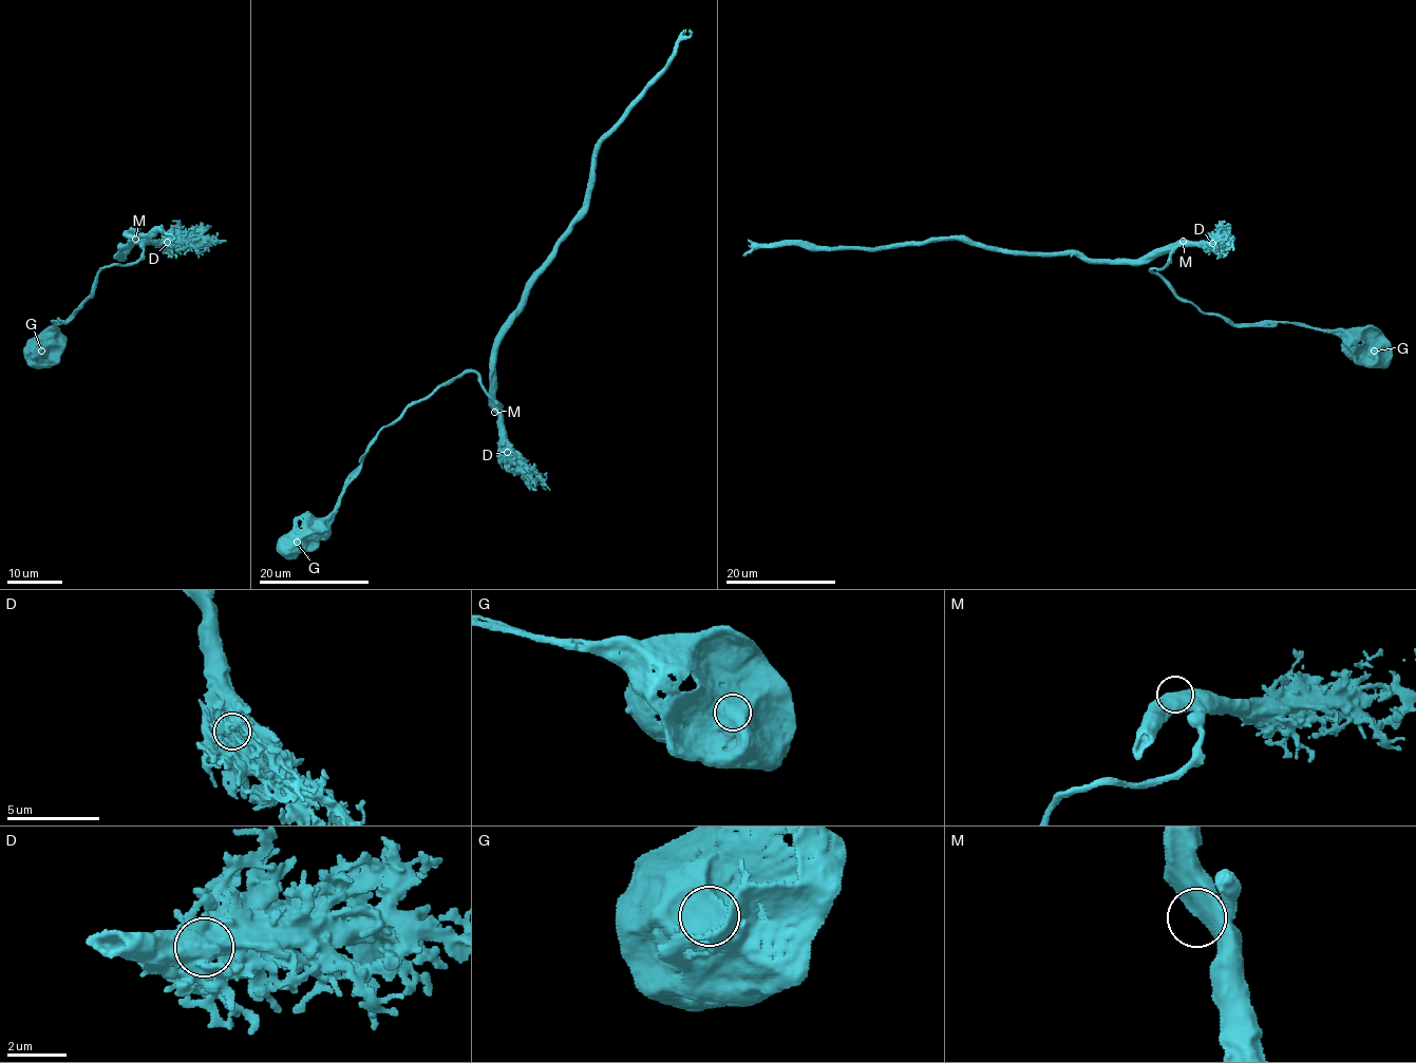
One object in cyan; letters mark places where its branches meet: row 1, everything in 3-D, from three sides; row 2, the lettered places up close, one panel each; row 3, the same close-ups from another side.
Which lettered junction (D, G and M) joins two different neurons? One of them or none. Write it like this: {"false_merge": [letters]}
{"false_merge": []}

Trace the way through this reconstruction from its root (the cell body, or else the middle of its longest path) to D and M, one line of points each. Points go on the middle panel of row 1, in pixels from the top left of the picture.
D: (289, 541), (334, 510), (383, 428), (464, 373), (476, 373), (498, 403), (507, 452)
M: (289, 541), (334, 510), (344, 482), (383, 428), (439, 386), (474, 372), (484, 392), (501, 404), (494, 412)

